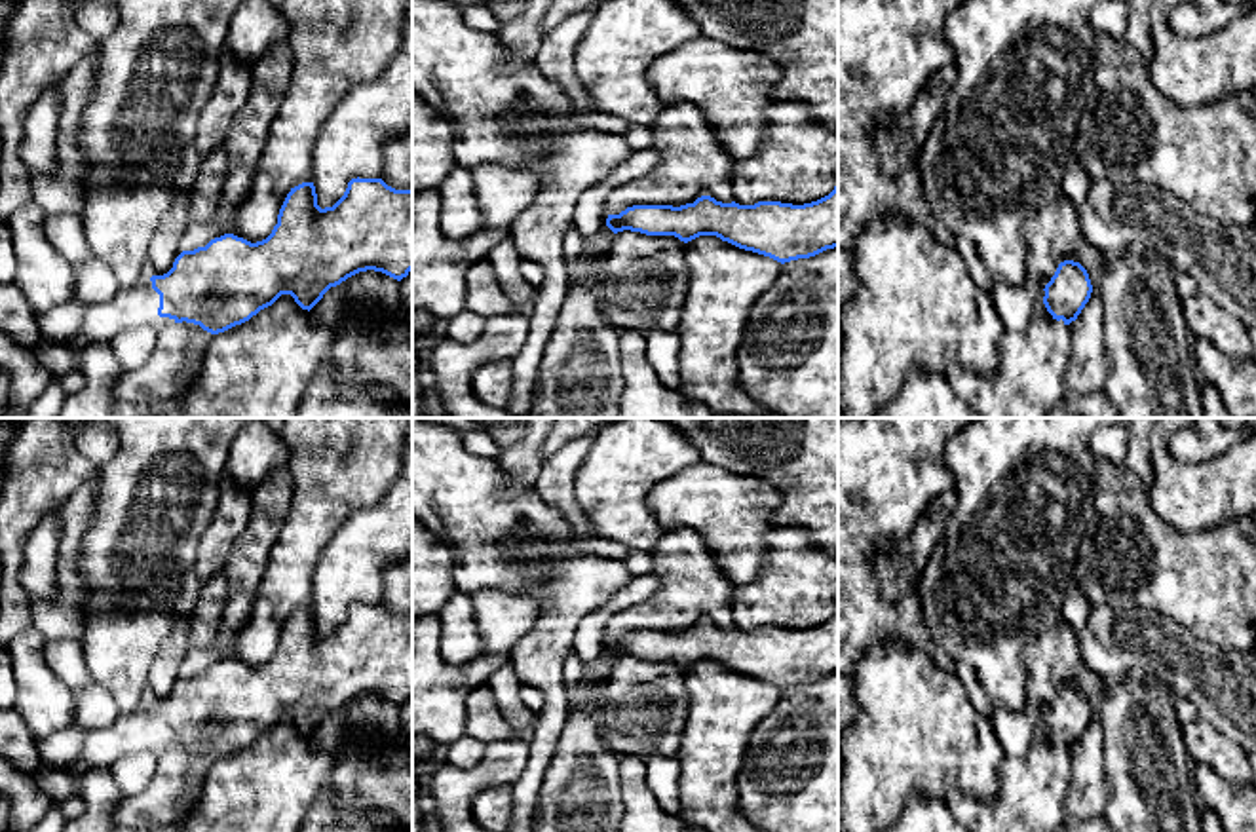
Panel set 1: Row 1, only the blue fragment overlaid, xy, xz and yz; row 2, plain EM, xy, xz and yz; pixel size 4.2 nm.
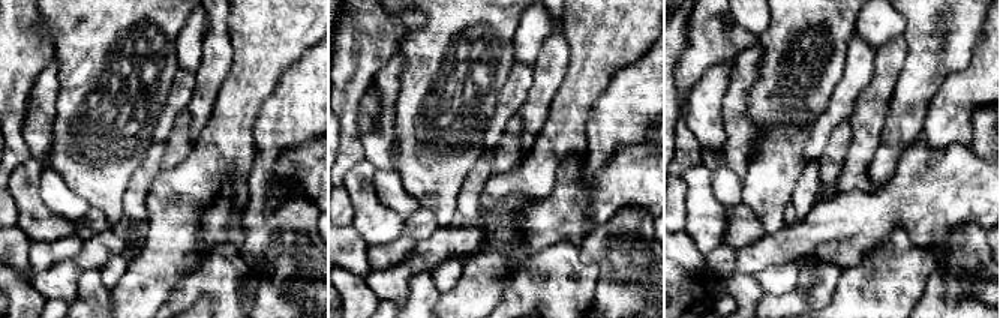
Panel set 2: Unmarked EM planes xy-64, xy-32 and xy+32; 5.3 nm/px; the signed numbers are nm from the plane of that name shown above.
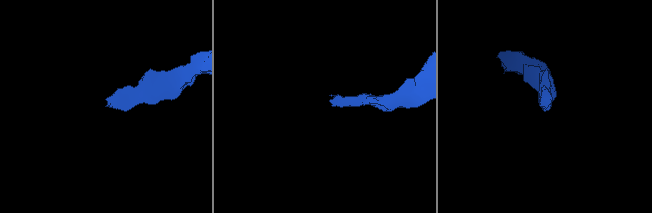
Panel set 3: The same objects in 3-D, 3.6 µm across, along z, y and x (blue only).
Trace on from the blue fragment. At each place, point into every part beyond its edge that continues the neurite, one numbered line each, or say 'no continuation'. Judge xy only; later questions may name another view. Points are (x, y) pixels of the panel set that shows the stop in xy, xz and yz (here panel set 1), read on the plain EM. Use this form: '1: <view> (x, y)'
1: xy (137, 732)

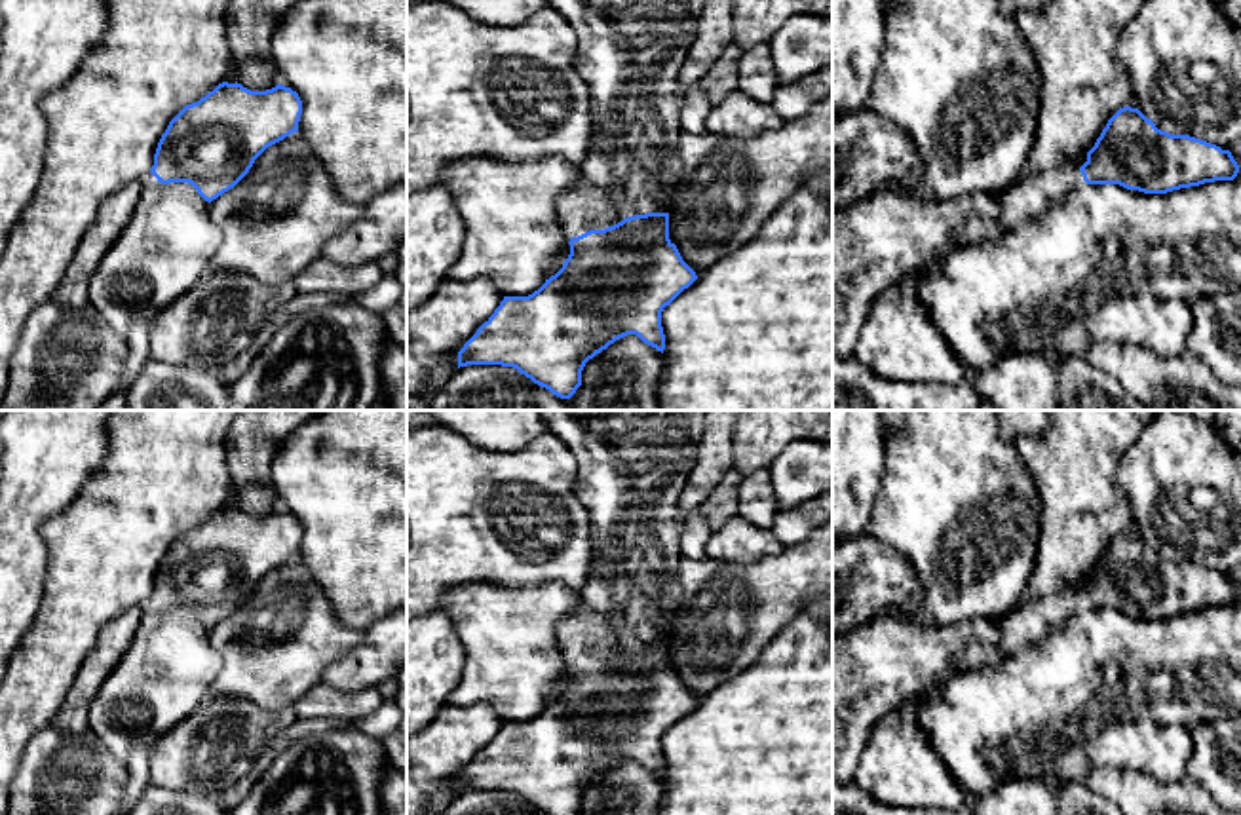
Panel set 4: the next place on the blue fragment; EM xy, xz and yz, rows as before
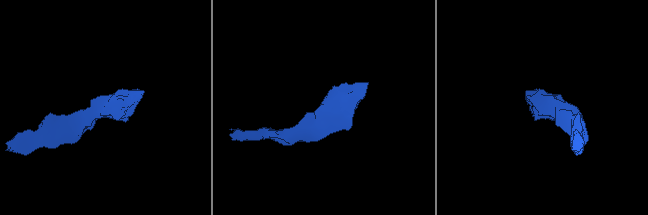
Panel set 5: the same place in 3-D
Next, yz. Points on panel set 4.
1: yz (1027, 624)

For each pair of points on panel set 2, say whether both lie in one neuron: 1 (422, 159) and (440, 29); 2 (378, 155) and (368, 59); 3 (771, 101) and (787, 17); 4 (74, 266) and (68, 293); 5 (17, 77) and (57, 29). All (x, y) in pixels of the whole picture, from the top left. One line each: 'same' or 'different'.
1: same
2: different
3: same
4: same
5: different

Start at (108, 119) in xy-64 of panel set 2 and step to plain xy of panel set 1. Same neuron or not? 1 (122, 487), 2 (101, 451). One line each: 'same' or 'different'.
1: same
2: different

